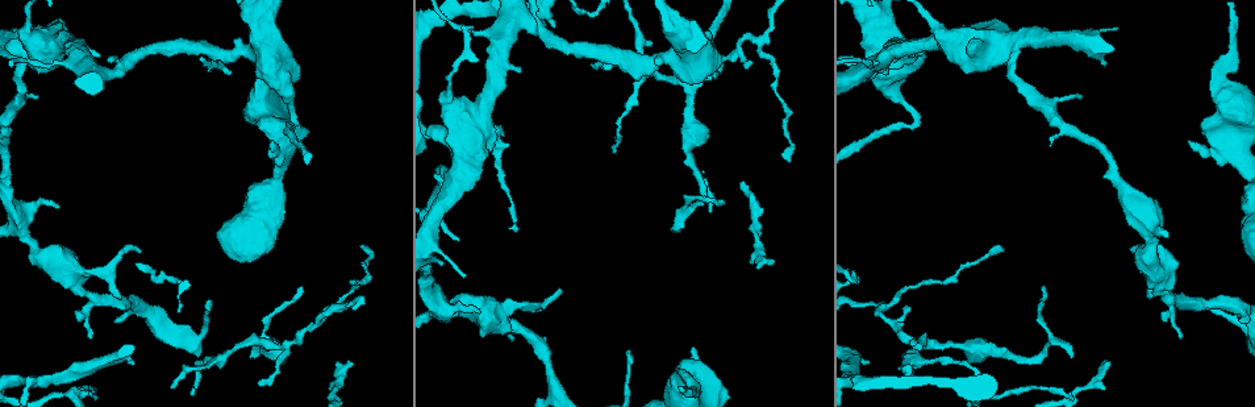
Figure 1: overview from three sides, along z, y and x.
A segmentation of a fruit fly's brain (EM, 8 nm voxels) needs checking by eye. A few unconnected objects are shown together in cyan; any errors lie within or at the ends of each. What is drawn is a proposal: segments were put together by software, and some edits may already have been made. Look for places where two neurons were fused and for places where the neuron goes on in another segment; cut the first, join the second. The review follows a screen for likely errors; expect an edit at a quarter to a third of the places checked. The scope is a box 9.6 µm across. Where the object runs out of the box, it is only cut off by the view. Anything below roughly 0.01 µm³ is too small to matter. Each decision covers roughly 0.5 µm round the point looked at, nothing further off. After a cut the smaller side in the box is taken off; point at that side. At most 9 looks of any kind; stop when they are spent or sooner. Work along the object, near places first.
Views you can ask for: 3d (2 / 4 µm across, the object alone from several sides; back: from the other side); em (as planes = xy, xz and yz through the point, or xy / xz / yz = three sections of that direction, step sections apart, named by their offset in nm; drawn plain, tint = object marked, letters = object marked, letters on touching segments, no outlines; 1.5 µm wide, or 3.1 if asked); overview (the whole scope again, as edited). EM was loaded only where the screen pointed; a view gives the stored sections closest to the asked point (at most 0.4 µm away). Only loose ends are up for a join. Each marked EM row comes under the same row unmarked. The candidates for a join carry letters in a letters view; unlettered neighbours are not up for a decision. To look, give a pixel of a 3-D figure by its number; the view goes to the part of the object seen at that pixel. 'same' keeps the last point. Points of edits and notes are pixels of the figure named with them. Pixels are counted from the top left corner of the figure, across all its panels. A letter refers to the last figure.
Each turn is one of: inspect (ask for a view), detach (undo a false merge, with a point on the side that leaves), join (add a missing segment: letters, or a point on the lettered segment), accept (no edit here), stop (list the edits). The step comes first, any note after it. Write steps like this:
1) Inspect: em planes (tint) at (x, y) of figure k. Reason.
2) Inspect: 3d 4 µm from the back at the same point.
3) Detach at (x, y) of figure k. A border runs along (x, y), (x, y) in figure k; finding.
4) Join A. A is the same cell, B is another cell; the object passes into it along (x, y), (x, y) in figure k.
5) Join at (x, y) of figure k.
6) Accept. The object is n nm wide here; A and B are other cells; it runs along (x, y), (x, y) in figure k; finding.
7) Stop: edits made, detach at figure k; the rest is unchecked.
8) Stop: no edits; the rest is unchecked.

Inspect: em planes (letters) at (254, 356) of figure 1. Tapers out.

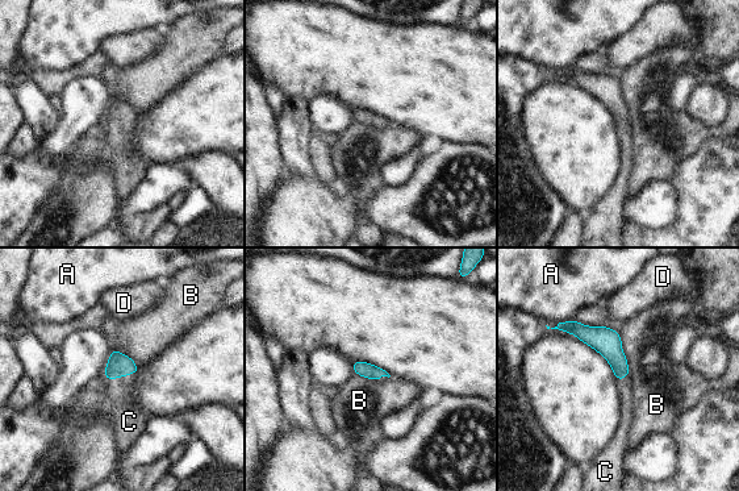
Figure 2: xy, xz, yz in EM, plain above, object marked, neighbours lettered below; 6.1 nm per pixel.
Join at (125, 413) of figure 2. The longest contact is with B, 260 nm; C is the same cell, A, B and D are other cells; the object passes into it along (119, 365), (121, 377), (125, 413) in figure 2; the neuron continues.

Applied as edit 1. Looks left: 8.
Inspect: 3d 2 µm at (193, 392) of figure 1. Tapers out.

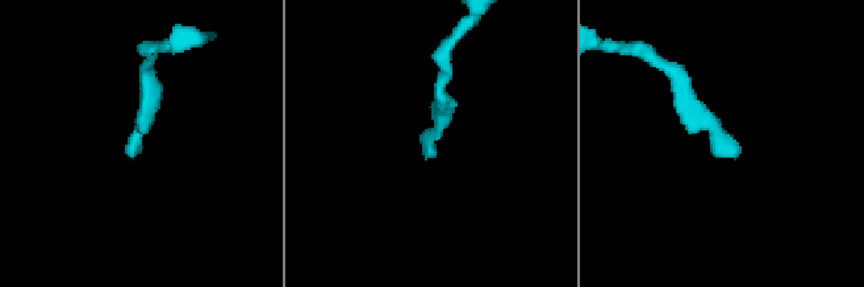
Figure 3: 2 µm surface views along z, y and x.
Inspect: em xy step 8 (letters) at (737, 154) of figure 3.

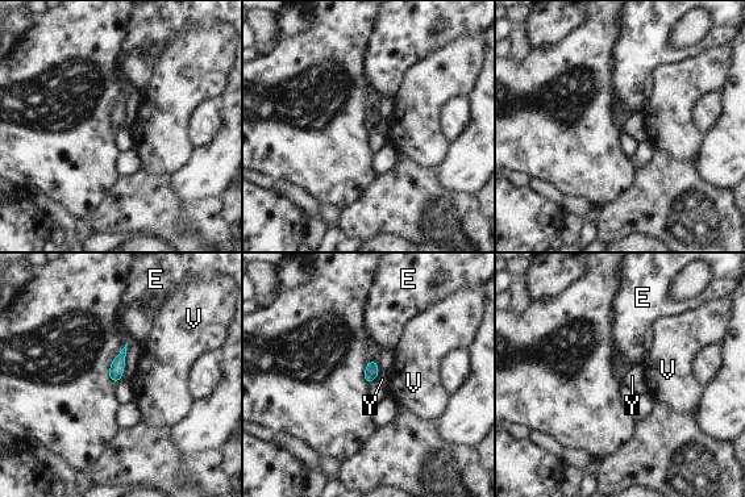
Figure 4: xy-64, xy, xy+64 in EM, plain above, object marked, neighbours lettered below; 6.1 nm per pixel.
Accept. E, V and Y are other cells; a border runs along (379, 375), (373, 380) in figure 4; none of them fits.

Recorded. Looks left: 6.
Inspect: em xz step 8 (tint) at (908, 307) of figure 1. Free end.

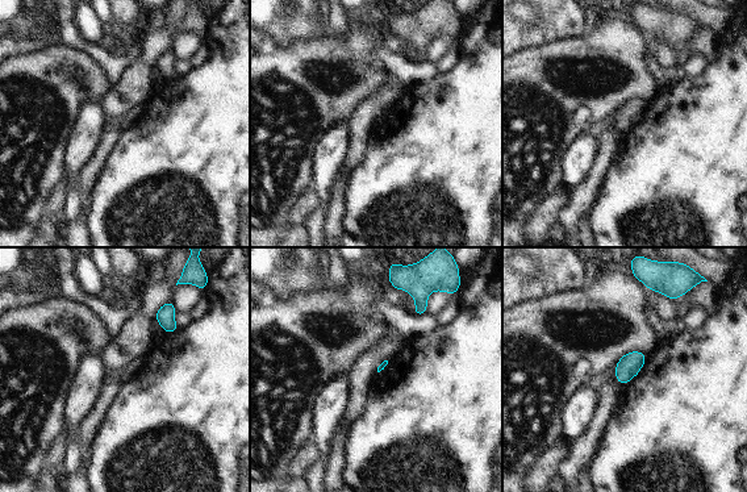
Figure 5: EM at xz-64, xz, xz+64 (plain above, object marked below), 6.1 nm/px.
Inspect: em planes (letters) at the same point.

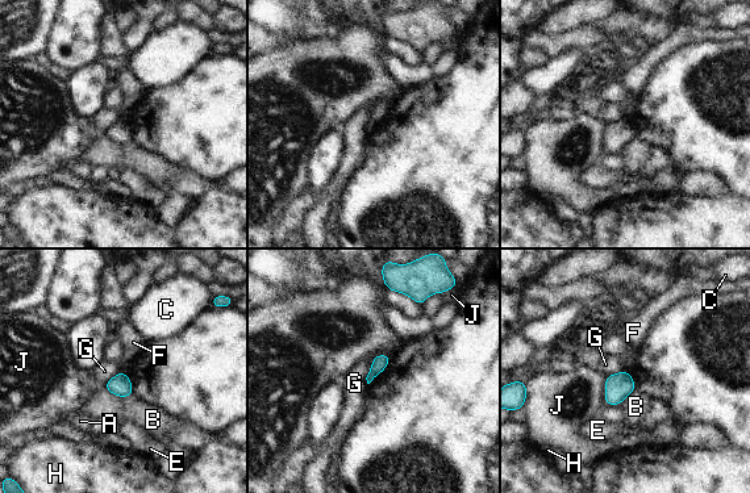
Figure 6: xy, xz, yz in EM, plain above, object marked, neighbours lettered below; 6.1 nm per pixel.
Accept. A, B, C, E, F, G, H and J are other cells; none of them fits.

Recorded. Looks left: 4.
Inspect: em planes (tint) at (641, 47) of figure 1. Sudden change in width.

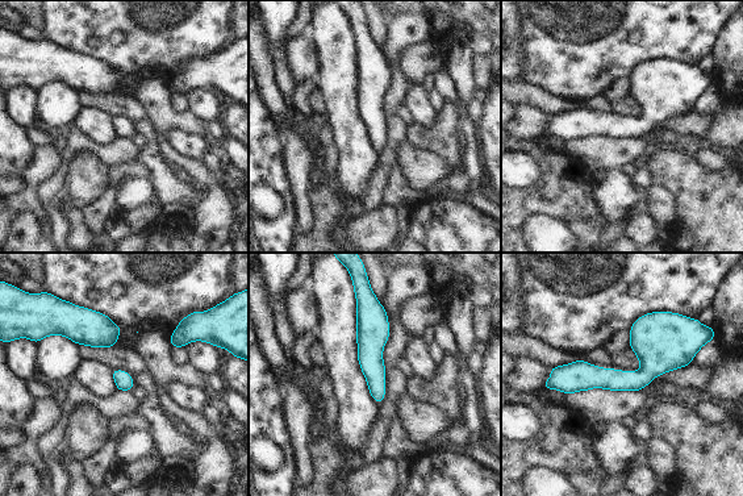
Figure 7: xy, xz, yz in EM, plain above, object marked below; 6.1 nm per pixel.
Inspect: em planes (letters) at the same point.

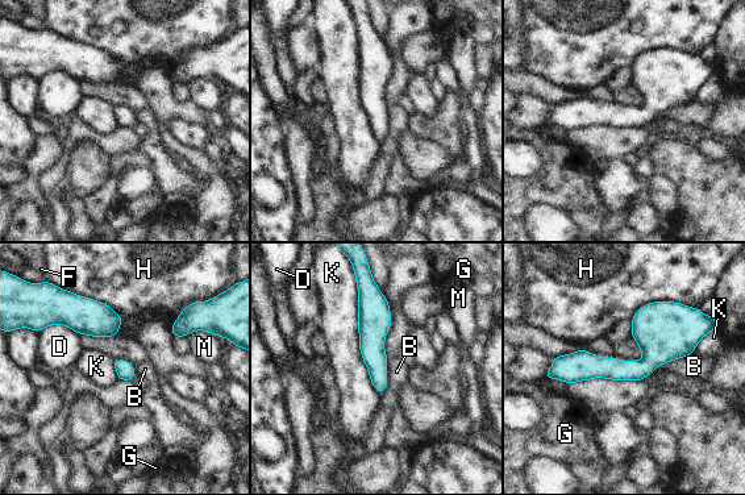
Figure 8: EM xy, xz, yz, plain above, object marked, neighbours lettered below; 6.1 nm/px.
Accept. B, D, F, G, H, K and M are other cells; a border runs along (387, 356), (386, 389), (379, 395) in figure 8; one neuron here.

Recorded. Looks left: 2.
Stop: edits made, join at figure 2; the rest is unchecked.

